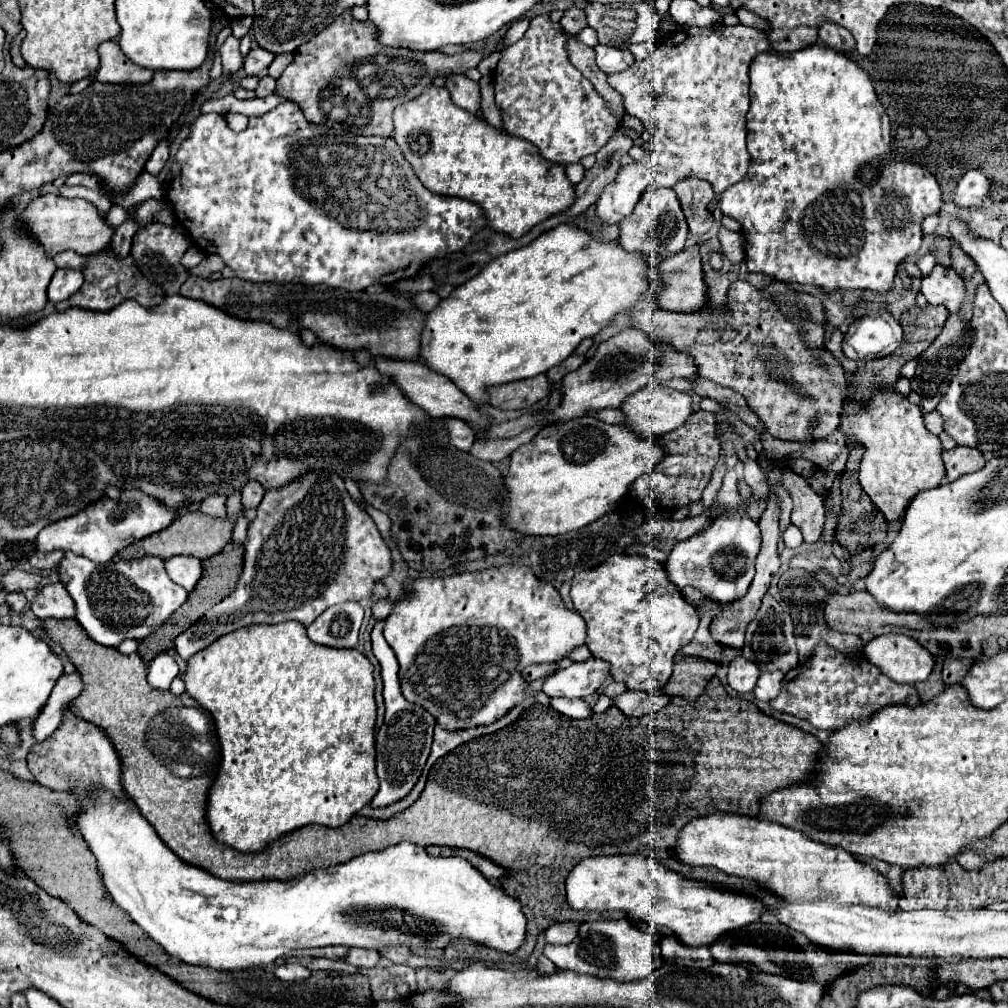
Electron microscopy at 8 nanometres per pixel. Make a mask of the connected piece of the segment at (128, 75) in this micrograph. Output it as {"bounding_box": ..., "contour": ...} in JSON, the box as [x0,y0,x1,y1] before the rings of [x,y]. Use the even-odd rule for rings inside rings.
{"bounding_box":[96,41,154,85],"contour":[[[106,41],[98,47],[100,53],[100,69],[96,73],[98,81],[104,83],[134,83],[144,85],[152,81],[154,71],[144,69],[136,63],[132,63],[128,57],[124,57],[118,41]]]}

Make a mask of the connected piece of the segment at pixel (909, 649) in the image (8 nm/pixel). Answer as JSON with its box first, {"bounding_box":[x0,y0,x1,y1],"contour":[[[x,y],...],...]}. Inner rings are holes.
{"bounding_box":[864,635,934,685],"contour":[[[880,635],[864,645],[866,659],[896,683],[916,685],[930,677],[934,659],[928,649],[906,635]]]}

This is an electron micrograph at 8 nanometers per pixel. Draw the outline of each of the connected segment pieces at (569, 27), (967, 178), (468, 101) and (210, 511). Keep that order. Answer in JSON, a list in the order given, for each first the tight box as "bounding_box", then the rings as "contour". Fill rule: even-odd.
[{"bounding_box":[560,7,586,35],"contour":[[[578,7],[566,9],[564,15],[562,15],[562,19],[560,19],[560,25],[562,25],[562,29],[564,29],[568,35],[578,35],[578,33],[586,27],[584,11],[578,9]]]},{"bounding_box":[954,169,990,209],"contour":[[[970,169],[958,181],[954,203],[960,209],[980,209],[990,195],[990,181],[980,169]]]},{"bounding_box":[446,75,480,113],"contour":[[[450,75],[446,81],[446,87],[452,95],[454,105],[470,111],[470,113],[480,113],[480,85],[466,75]]]},{"bounding_box":[200,495,226,519],"contour":[[[220,495],[220,497],[208,497],[208,499],[204,499],[204,501],[200,503],[200,509],[202,509],[206,515],[210,515],[210,517],[220,517],[220,519],[224,519],[224,517],[226,517],[226,507],[224,507],[224,503],[226,503],[224,495]]]}]

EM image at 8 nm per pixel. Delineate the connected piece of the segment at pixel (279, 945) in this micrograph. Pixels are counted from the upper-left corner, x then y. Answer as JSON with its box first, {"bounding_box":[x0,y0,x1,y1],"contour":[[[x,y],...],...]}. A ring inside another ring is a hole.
{"bounding_box":[76,793,526,971],"contour":[[[100,793],[98,799],[88,799],[82,795],[76,795],[82,803],[82,811],[80,817],[76,821],[84,841],[88,843],[88,847],[92,849],[92,853],[98,859],[98,867],[102,871],[106,889],[110,891],[114,903],[124,909],[132,921],[136,921],[158,945],[164,947],[164,951],[168,951],[172,957],[182,959],[184,963],[190,965],[202,965],[202,967],[212,967],[212,969],[222,969],[222,971],[232,971],[232,969],[254,969],[254,967],[266,967],[272,965],[276,959],[280,959],[282,955],[296,951],[296,949],[308,949],[308,947],[328,947],[328,945],[344,945],[344,947],[360,947],[360,949],[380,949],[380,947],[388,947],[388,945],[408,945],[408,947],[416,947],[416,945],[426,945],[426,947],[446,947],[448,943],[452,943],[456,937],[462,939],[470,939],[474,943],[480,945],[488,945],[494,947],[498,951],[506,951],[506,953],[514,953],[520,943],[524,943],[526,937],[526,917],[522,913],[522,907],[516,899],[508,897],[502,889],[494,887],[492,883],[488,883],[466,859],[462,857],[430,857],[424,847],[412,845],[412,843],[400,843],[400,845],[392,845],[388,849],[382,851],[370,851],[364,855],[354,857],[348,863],[340,863],[334,865],[332,869],[316,869],[312,873],[306,873],[304,877],[296,877],[290,881],[244,881],[244,883],[232,883],[220,877],[214,877],[212,873],[190,865],[186,861],[182,861],[176,853],[172,853],[172,849],[168,849],[160,837],[156,835],[156,831],[152,829],[152,825],[140,815],[140,811],[136,809],[136,805],[132,803],[132,799],[120,803],[116,801],[110,793]],[[228,909],[232,909],[232,919],[226,919]]]}

